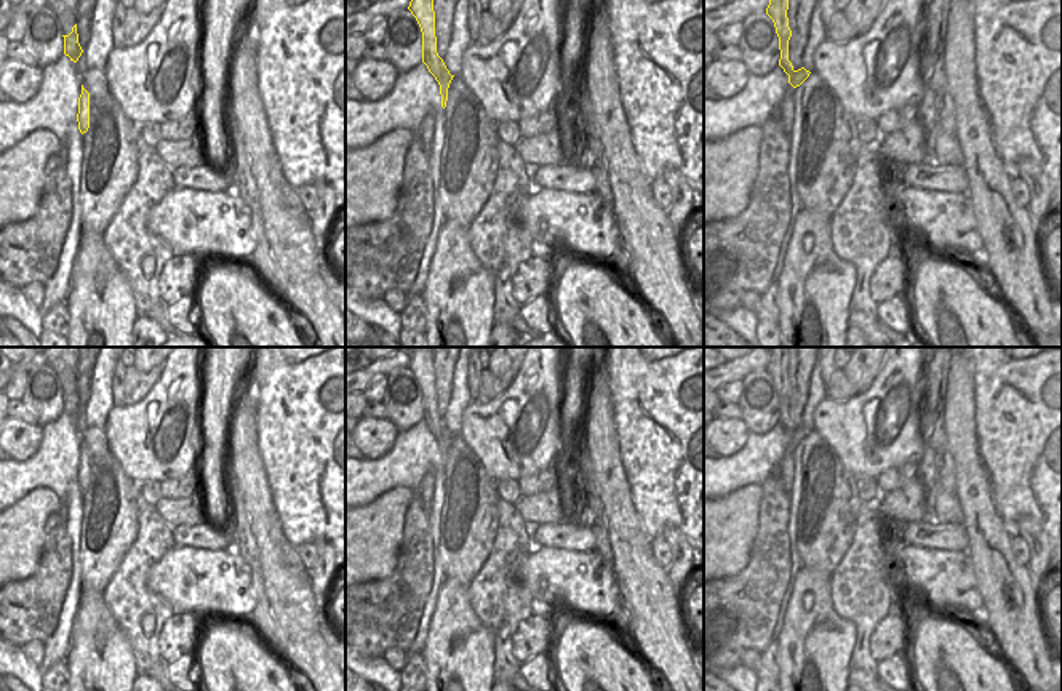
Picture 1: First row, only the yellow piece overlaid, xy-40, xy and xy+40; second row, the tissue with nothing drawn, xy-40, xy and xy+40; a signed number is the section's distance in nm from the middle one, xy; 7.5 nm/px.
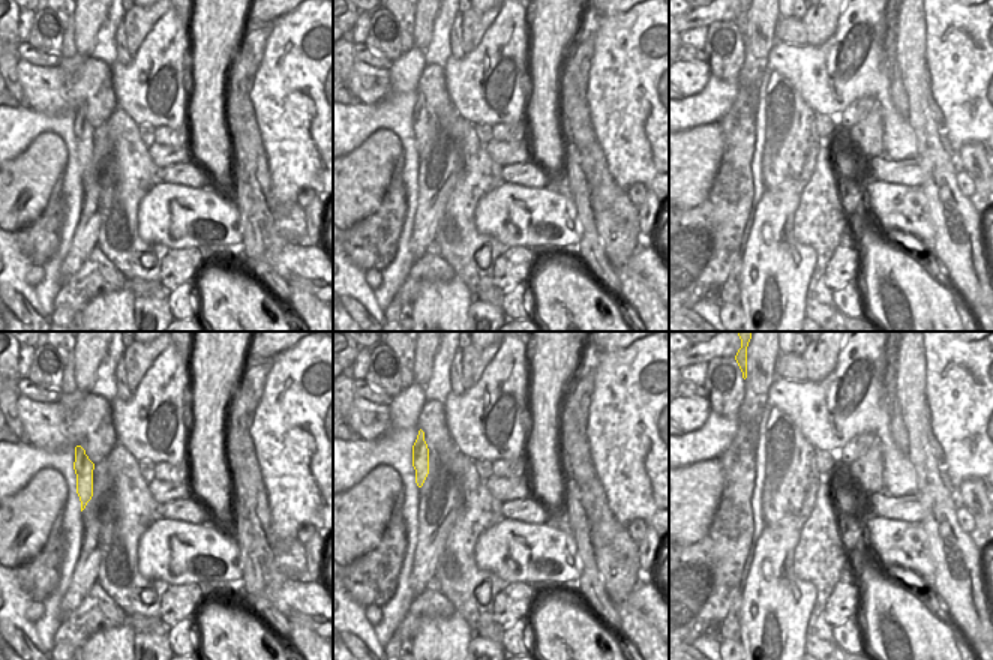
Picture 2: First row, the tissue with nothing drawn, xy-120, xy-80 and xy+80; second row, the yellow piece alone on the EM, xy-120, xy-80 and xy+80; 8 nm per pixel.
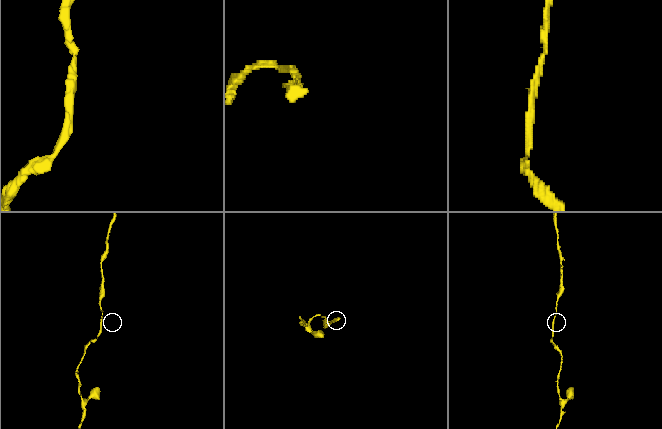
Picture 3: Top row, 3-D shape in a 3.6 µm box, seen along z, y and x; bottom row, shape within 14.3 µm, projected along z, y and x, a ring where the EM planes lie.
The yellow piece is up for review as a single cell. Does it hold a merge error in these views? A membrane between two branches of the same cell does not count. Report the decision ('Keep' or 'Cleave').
Keep

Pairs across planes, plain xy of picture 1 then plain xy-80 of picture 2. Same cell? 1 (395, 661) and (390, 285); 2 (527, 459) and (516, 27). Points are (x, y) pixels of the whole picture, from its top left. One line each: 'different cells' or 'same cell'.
1: different cells
2: same cell

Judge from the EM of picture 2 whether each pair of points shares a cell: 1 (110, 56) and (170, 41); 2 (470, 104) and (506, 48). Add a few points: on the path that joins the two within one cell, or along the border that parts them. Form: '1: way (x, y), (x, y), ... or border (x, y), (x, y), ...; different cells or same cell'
1: border (116, 59), (110, 65); different cells
2: way (479, 87), (482, 71), (497, 56); same cell

